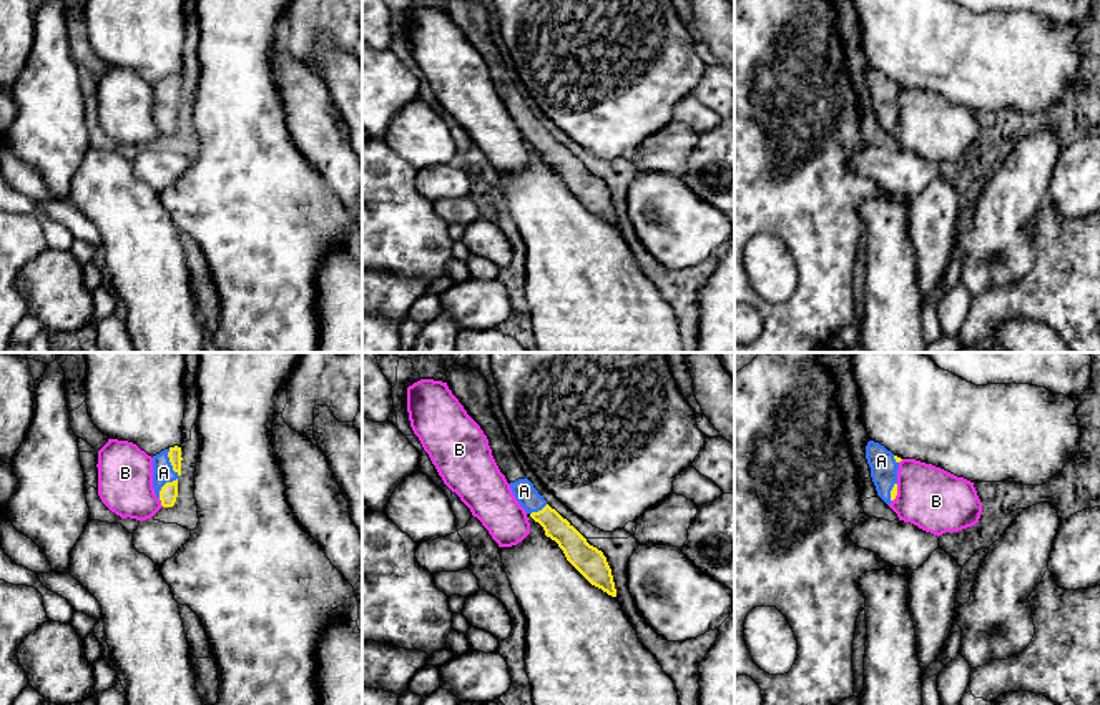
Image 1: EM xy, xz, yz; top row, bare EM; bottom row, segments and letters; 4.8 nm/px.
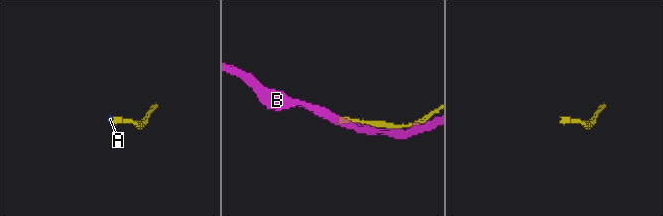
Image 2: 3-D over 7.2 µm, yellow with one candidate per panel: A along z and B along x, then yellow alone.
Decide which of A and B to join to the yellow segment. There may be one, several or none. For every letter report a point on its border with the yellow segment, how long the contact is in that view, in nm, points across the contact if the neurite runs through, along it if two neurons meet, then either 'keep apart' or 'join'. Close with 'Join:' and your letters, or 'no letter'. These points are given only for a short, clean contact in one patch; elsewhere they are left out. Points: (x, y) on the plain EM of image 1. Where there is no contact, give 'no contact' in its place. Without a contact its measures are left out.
A: contact xy (176, 107); length 260 nm; way xy (168, 120), (168, 115), (176, 107), (170, 100), (163, 100); join
B: contact xy (162, 132); length 30 nm; keep apart
Join: A

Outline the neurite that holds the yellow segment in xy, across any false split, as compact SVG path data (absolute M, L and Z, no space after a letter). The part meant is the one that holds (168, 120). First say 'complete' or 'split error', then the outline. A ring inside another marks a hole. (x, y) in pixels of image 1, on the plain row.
split error | M178 73L153 83L153 116L163 135L173 135L176 130L181 88Z

